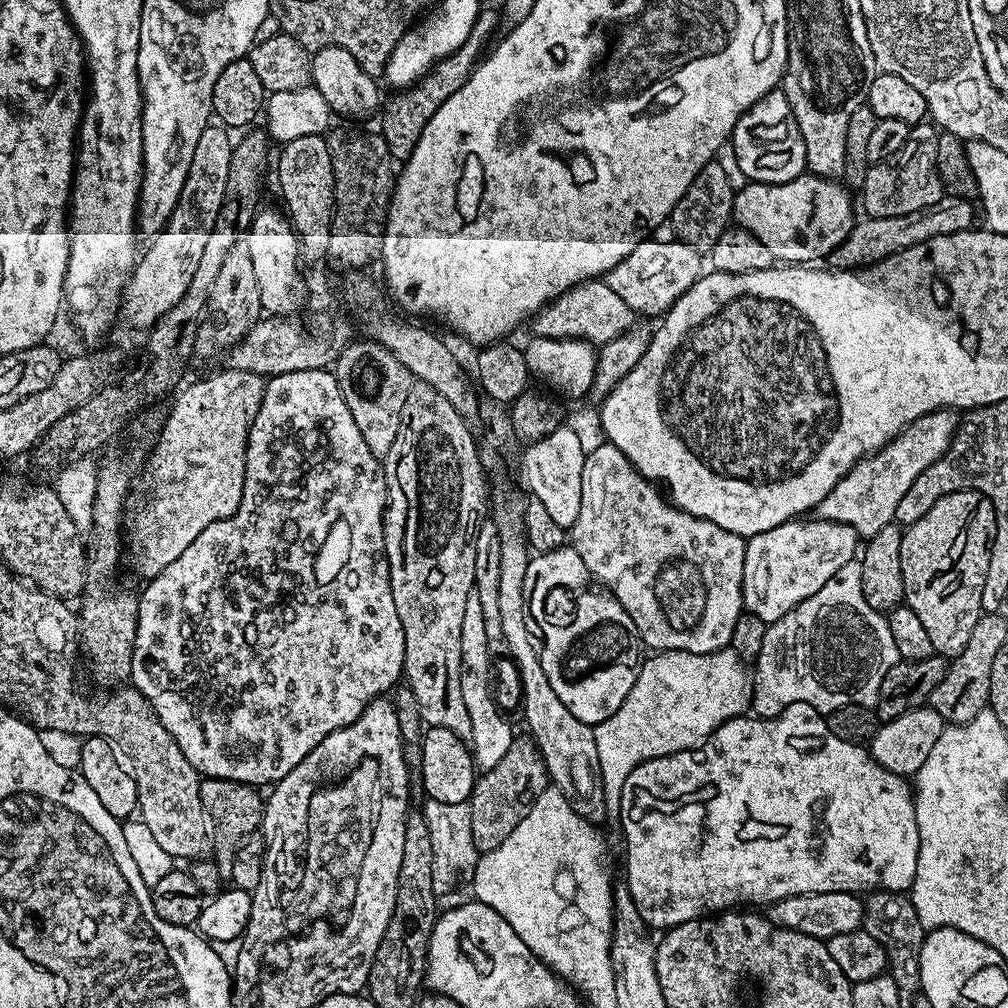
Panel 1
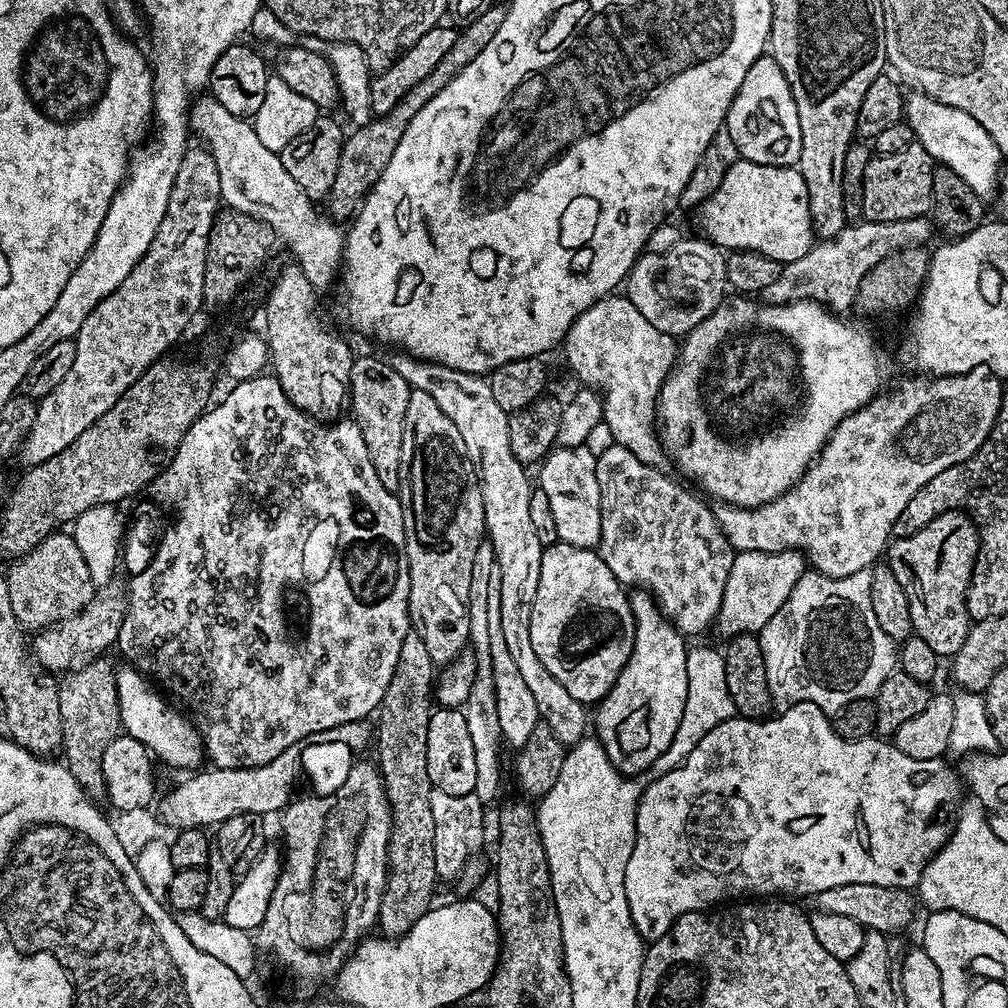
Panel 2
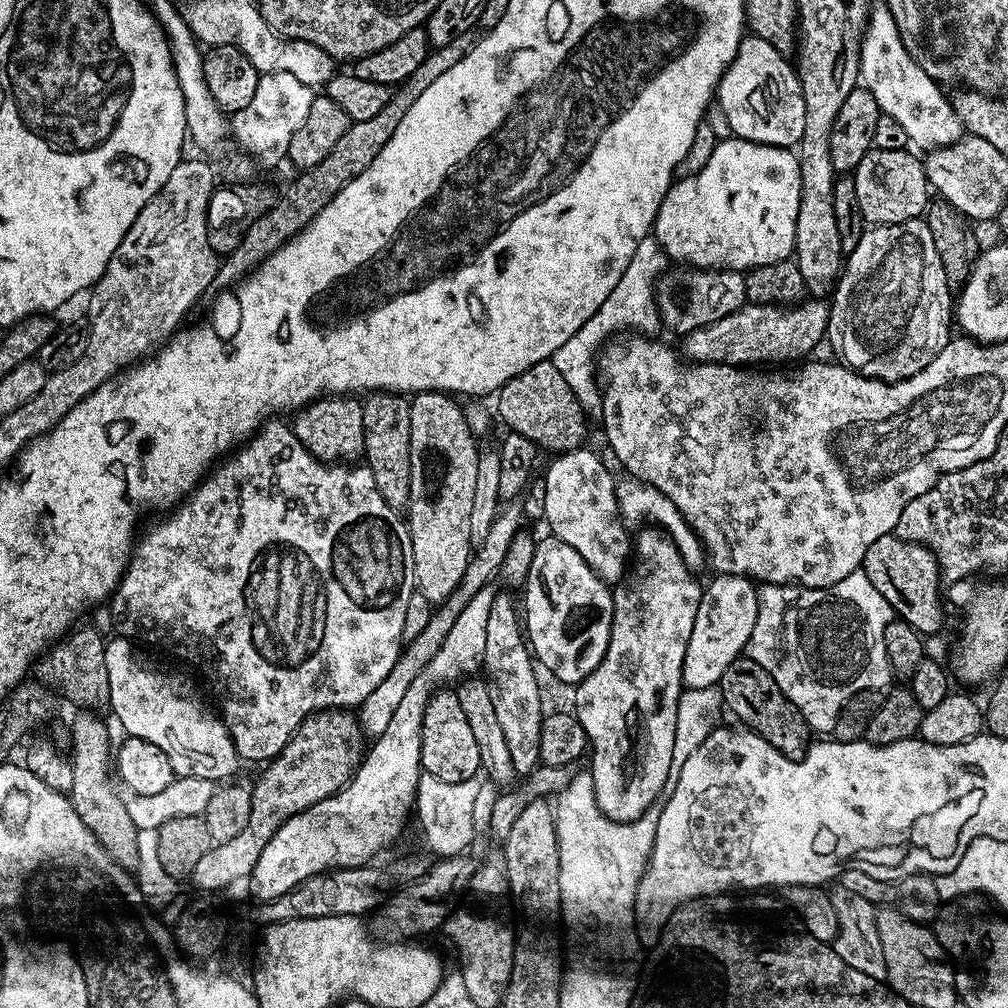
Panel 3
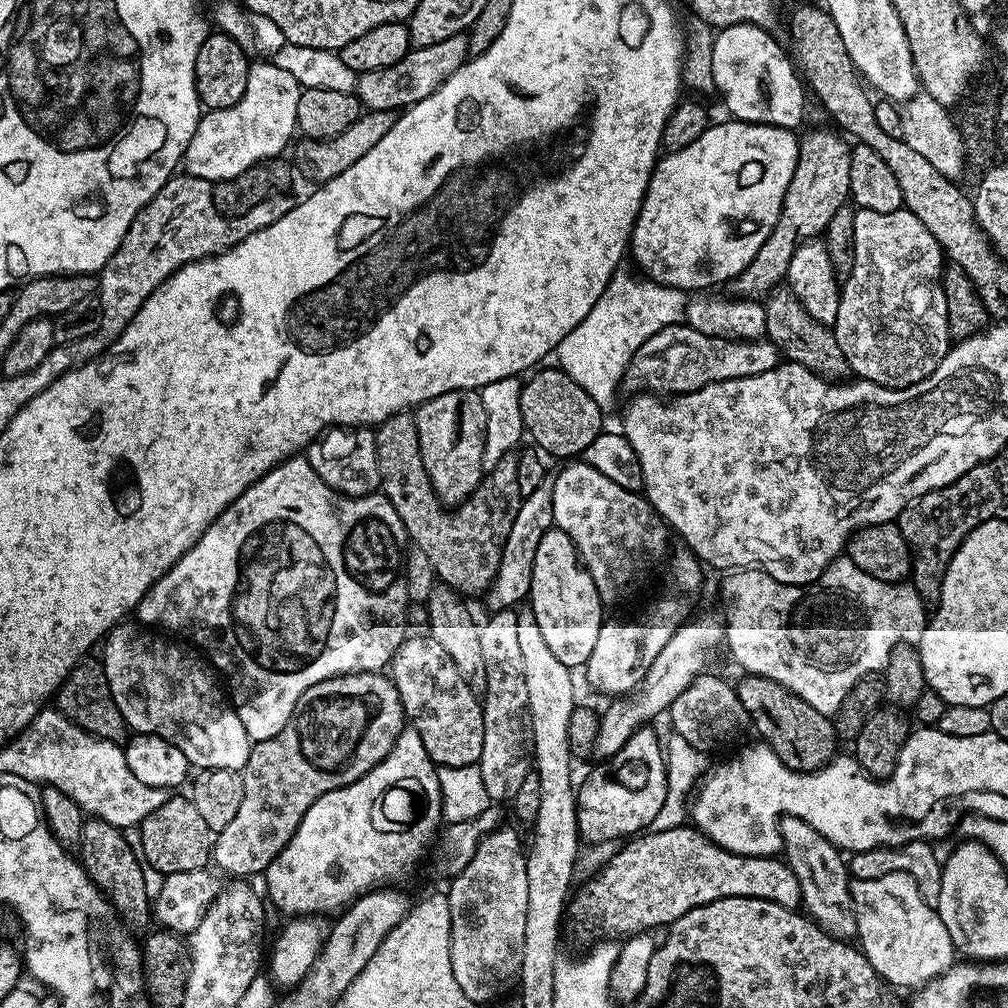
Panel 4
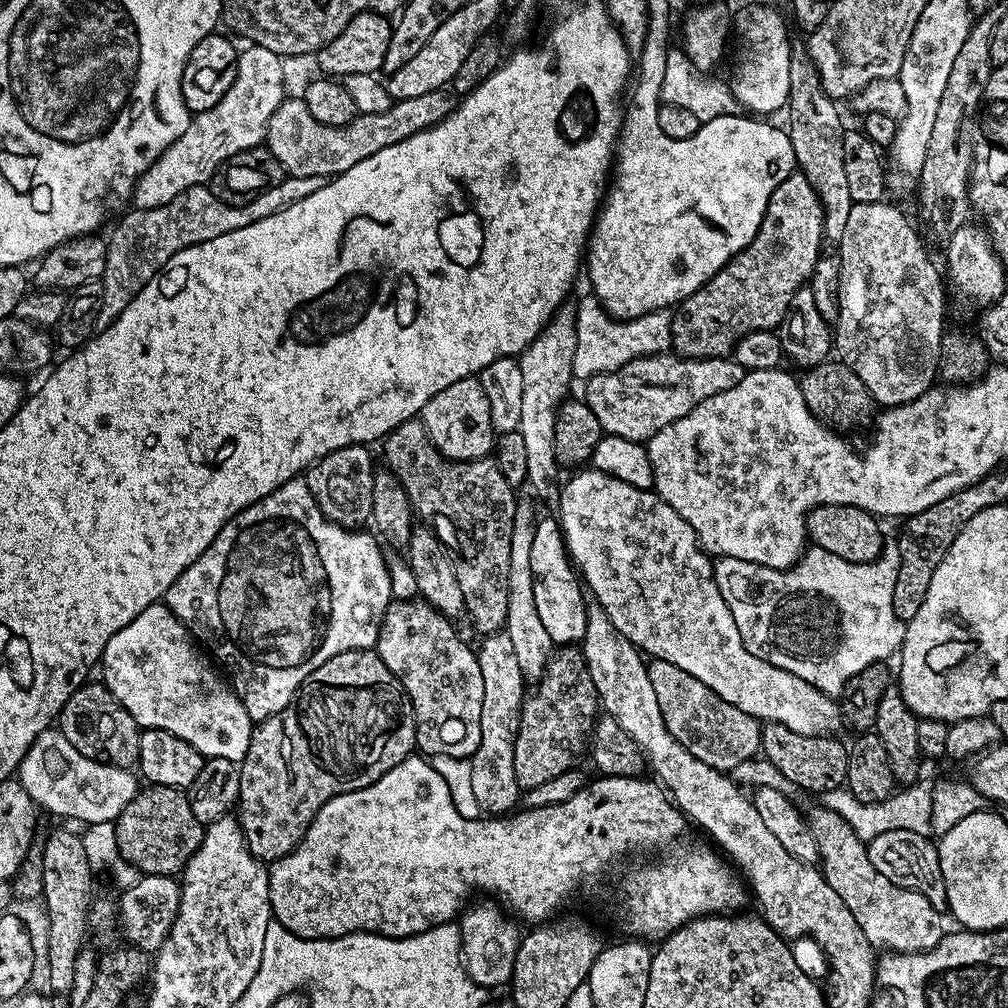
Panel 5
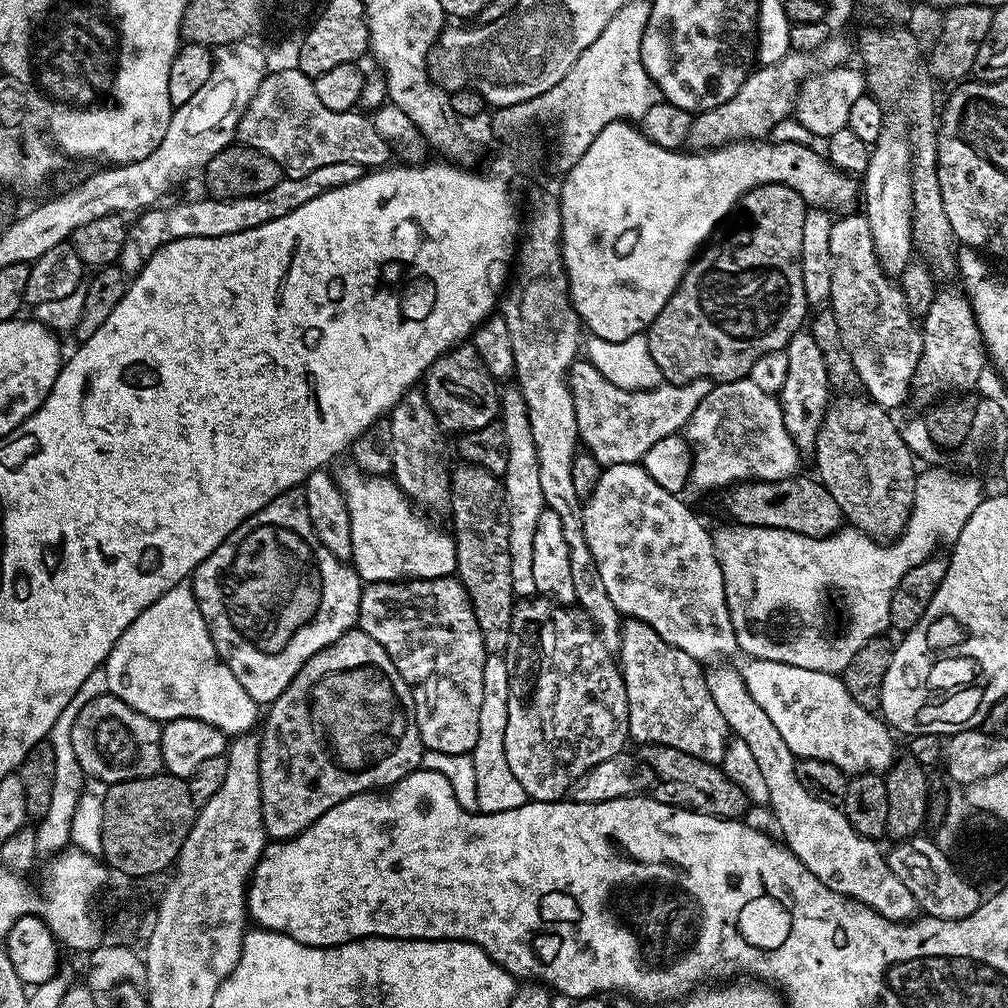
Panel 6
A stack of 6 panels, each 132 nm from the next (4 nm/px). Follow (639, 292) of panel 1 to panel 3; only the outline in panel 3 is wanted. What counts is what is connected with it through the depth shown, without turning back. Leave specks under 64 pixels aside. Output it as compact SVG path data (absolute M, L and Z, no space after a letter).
M680 266L675 270L677 272L669 271L656 281L656 308L665 329L687 334L726 318L746 303L743 271L705 270L691 266Z

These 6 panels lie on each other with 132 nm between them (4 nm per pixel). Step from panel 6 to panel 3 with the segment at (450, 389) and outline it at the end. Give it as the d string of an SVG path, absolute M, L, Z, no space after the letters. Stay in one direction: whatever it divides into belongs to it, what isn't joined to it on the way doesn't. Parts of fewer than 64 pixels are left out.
M418 392L411 397L408 406L408 413L410 414L410 498L406 509L406 523L410 534L410 542L412 543L412 553L414 554L416 588L433 606L444 603L451 592L459 586L462 576L466 573L469 557L472 556L474 551L470 538L470 510L473 509L474 486L477 485L478 462L481 453L478 449L476 450L477 437L474 435L471 426L468 425L465 409L460 409L452 400L455 399L446 392Z

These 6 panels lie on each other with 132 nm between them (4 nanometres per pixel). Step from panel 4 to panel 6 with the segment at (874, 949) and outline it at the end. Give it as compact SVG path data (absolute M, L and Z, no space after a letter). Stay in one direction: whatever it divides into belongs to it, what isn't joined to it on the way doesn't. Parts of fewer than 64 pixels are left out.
M720 666L709 667L706 672L710 698L714 698L718 710L722 710L729 733L735 739L746 742L754 753L766 781L768 804L776 815L783 843L800 859L802 866L806 866L806 870L810 870L810 874L818 877L830 891L865 904L888 920L911 921L918 912L916 899L910 890L906 890L906 886L902 886L902 878L890 870L887 855L882 848L880 852L881 845L858 834L833 801L810 794L810 790L798 782L797 757L792 755L790 746L786 746L786 738L778 734L774 722L770 722L766 710L762 710L762 706L750 698L750 690L746 690L739 667L716 667Z

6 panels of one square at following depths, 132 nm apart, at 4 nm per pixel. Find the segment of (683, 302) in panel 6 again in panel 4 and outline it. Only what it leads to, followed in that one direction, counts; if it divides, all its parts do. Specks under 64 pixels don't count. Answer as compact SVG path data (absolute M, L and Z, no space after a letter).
M808 132L799 137L798 162L794 166L794 178L790 178L778 222L770 238L762 242L762 250L758 250L746 270L742 270L731 281L730 288L736 291L733 293L737 297L755 301L767 297L787 277L794 250L809 240L817 239L830 218L834 218L834 214L838 214L838 210L849 203L852 149L843 135L832 132Z

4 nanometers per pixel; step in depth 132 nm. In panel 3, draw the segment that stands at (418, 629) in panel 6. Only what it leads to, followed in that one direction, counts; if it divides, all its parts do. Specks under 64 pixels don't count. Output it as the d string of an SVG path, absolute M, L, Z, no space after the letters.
M433 691L428 700L422 718L420 766L427 775L442 778L442 782L466 782L481 771L477 743L455 691Z

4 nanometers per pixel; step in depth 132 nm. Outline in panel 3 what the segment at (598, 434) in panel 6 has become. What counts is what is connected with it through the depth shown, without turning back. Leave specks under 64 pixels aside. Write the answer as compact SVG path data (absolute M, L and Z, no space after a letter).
M820 298L805 299L791 306L746 302L737 312L713 324L696 328L683 337L682 352L697 364L752 366L755 360L794 360L815 350L828 331L829 305Z

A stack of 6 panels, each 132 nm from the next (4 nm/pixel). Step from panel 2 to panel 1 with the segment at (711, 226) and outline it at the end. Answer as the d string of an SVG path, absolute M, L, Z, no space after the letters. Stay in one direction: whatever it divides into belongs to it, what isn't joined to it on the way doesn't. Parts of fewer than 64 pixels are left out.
M805 174L781 184L749 184L735 193L732 215L739 227L750 230L788 266L808 266L823 261L850 234L852 200L849 189L835 180Z

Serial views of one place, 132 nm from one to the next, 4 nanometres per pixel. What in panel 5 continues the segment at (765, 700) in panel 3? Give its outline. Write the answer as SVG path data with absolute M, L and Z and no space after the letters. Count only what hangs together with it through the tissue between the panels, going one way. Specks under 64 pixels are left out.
M765 723L762 728L762 756L774 764L796 784L797 789L813 794L842 788L848 782L848 749L847 743L836 740L835 735L811 736L810 734L794 734L781 724Z

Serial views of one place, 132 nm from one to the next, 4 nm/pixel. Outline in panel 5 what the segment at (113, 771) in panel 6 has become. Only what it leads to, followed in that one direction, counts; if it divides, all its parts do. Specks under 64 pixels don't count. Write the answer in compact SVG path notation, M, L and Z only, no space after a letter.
M85 683L77 688L76 693L68 699L64 709L60 711L58 729L86 758L105 761L114 767L127 769L131 769L139 761L138 746L142 729L103 683Z

